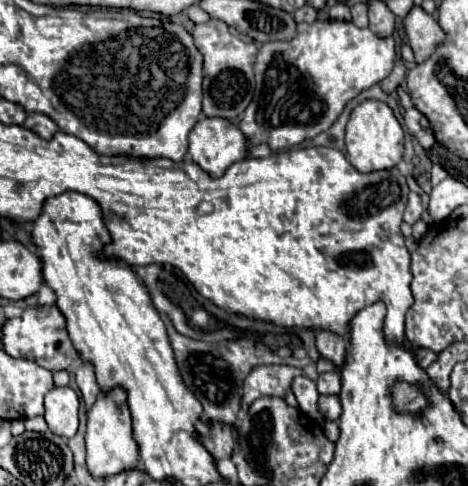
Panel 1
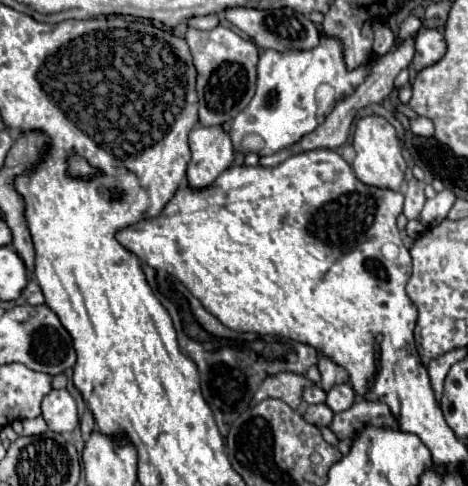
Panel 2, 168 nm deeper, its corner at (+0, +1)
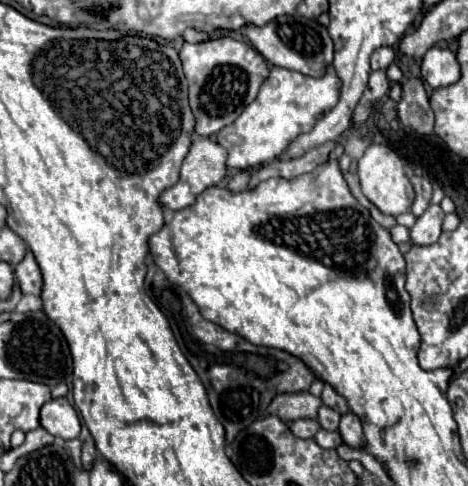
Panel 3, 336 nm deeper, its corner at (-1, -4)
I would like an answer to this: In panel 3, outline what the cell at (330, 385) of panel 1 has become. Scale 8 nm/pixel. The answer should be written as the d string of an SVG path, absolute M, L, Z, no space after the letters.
M349 412L345 416L341 416L341 424L339 424L339 432L341 432L341 438L343 438L343 444L347 444L349 448L355 448L359 450L365 442L363 438L363 428L361 428L361 422L359 418Z

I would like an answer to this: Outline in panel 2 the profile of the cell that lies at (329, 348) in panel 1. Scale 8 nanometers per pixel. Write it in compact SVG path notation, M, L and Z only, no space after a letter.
M324 353L318 355L318 369L320 369L320 375L322 375L322 389L324 391L328 391L336 383L346 383L348 381L346 369L340 367L340 365L336 365Z

